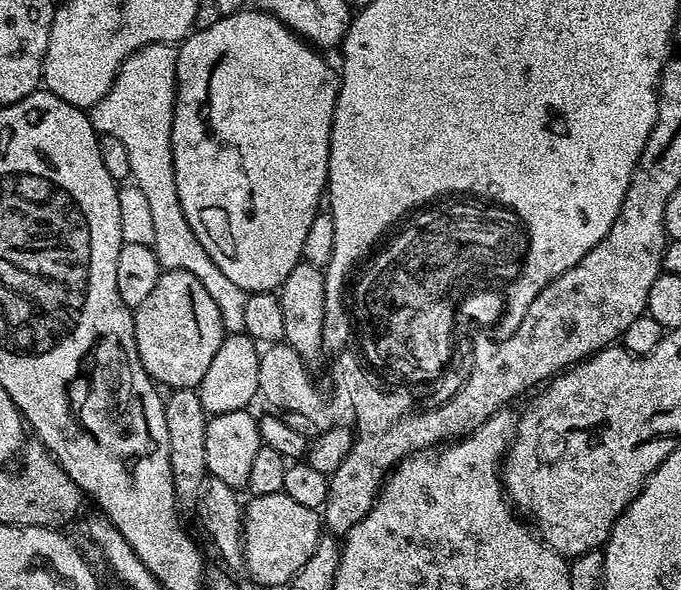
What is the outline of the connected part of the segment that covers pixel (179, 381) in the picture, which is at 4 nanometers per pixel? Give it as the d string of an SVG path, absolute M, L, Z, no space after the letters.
M186 270L161 271L154 290L150 290L142 306L134 309L132 321L138 358L148 377L168 390L199 389L226 335L222 314L218 314L218 306L214 306L214 298L210 298L202 282L194 274L186 274Z

